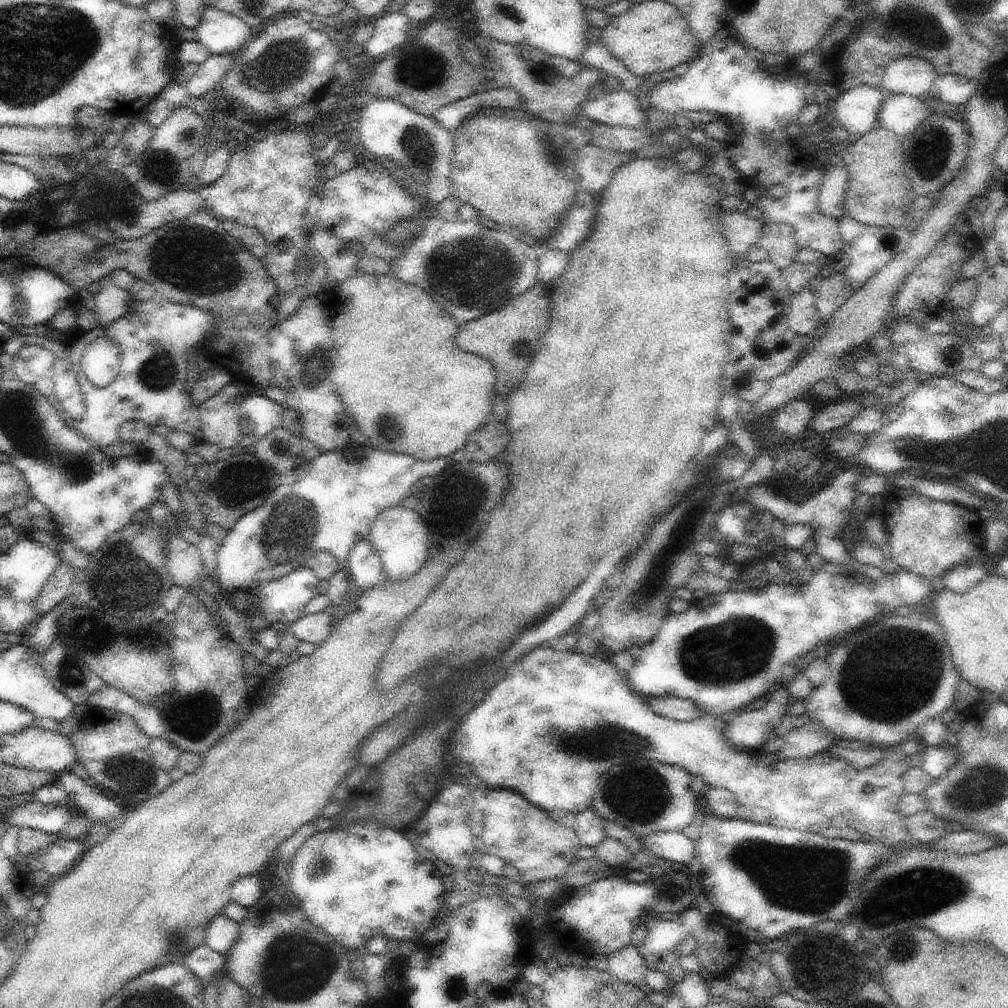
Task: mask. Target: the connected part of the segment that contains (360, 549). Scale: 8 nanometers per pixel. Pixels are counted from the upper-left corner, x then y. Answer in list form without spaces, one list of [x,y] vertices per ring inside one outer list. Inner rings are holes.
[[[366,538],[360,540],[349,556],[349,576],[354,584],[366,592],[383,578],[383,566],[374,544]]]

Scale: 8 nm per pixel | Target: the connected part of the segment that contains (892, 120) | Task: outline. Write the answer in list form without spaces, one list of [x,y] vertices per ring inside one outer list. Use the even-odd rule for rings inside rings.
[[[883,88],[881,91],[884,94],[884,102],[880,110],[879,126],[892,130],[901,137],[914,134],[930,114],[926,104],[918,97],[898,93],[890,94]]]

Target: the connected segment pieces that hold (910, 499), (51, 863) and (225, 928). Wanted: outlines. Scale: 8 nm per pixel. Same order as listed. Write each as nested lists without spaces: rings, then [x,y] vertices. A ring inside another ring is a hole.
[[[894,487],[887,495],[883,497],[883,499],[884,499],[884,508],[880,512],[880,515],[882,517],[882,520],[884,521],[884,524],[886,525],[886,530],[889,532],[889,542],[886,549],[887,560],[894,562],[895,564],[898,564],[898,566],[904,568],[904,570],[908,570],[911,573],[916,574],[916,576],[924,576],[924,578],[928,578],[928,580],[932,582],[932,592],[930,592],[932,597],[928,597],[928,600],[930,600],[930,598],[934,598],[934,596],[936,596],[942,589],[946,587],[946,577],[947,577],[947,574],[952,570],[952,568],[954,568],[956,565],[966,563],[969,560],[972,560],[972,558],[978,558],[978,556],[982,556],[982,554],[985,553],[985,538],[984,538],[985,523],[981,520],[978,509],[972,510],[970,508],[966,508],[966,506],[960,506],[960,504],[954,504],[954,502],[944,502],[944,500],[940,500],[940,501],[932,500],[932,498],[928,498],[928,496],[922,496],[922,494],[918,494],[916,492],[908,492],[908,490],[902,490],[902,488],[900,487]]]
[[[64,834],[39,858],[43,862],[44,871],[50,876],[60,877],[68,874],[72,866],[80,860],[84,846],[78,840]]]
[[[224,913],[215,916],[208,926],[205,943],[216,952],[227,956],[238,942],[240,926]]]

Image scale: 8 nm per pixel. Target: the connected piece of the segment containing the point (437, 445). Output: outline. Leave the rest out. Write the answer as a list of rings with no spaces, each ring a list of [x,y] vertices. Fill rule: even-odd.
[[[359,272],[353,277],[342,280],[334,287],[334,292],[342,302],[342,308],[335,313],[334,326],[332,326],[332,338],[340,360],[342,360],[342,374],[340,384],[336,388],[336,394],[342,400],[342,406],[346,414],[358,426],[360,433],[368,438],[372,447],[383,451],[404,453],[423,461],[432,461],[440,457],[448,457],[456,450],[463,448],[470,438],[470,434],[479,427],[484,426],[486,418],[492,412],[493,397],[495,396],[496,370],[488,360],[481,356],[466,352],[456,344],[456,337],[460,327],[444,308],[434,302],[434,299],[418,285],[408,284],[396,278],[391,272],[385,275],[366,274]]]

